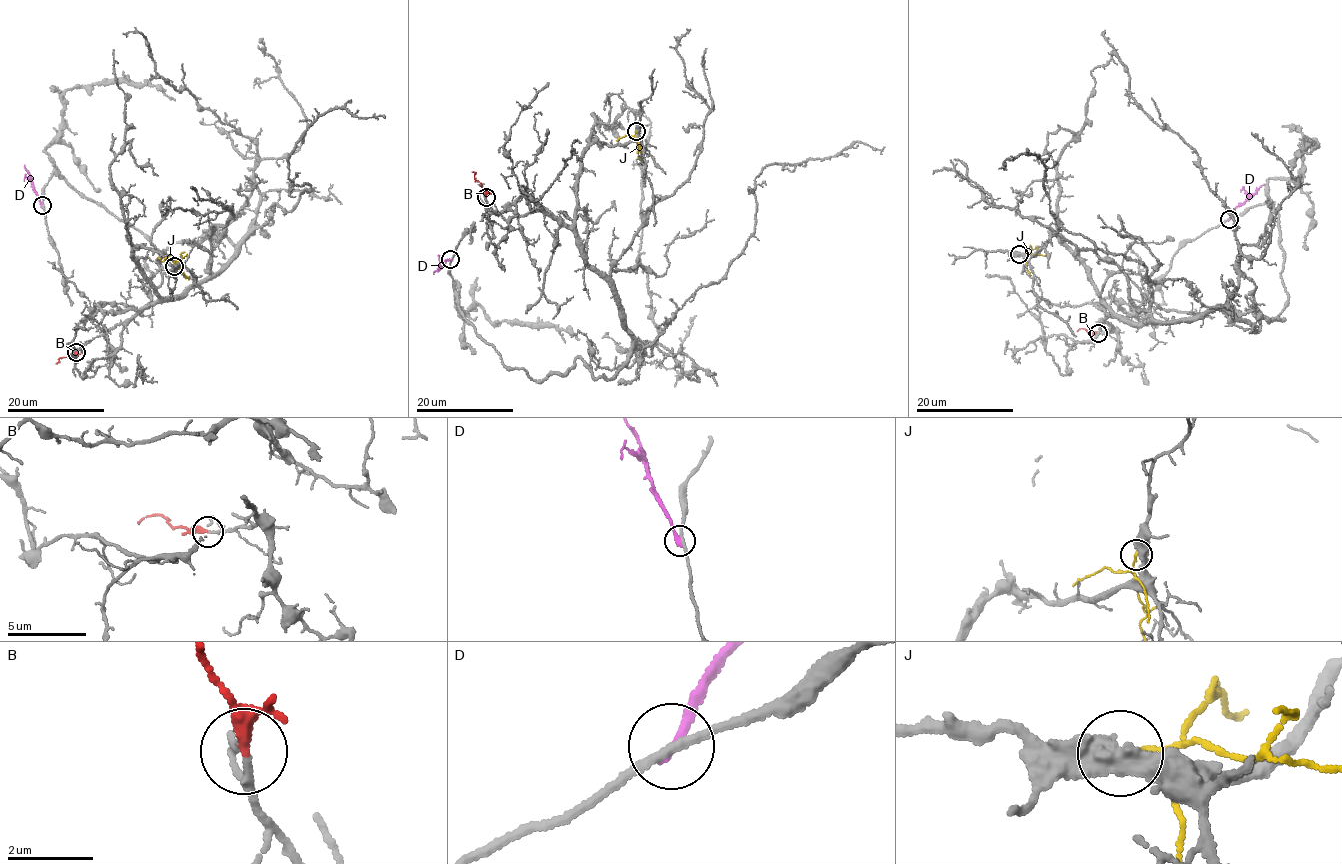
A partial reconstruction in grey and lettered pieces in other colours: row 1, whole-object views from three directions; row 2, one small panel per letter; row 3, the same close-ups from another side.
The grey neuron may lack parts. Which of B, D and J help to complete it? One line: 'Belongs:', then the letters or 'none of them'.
Belongs: B

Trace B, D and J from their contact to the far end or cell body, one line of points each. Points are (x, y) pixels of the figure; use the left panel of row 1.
B: (77, 352), (59, 358), (56, 363)
D: (42, 205), (24, 164)
J: (174, 266), (187, 254)

